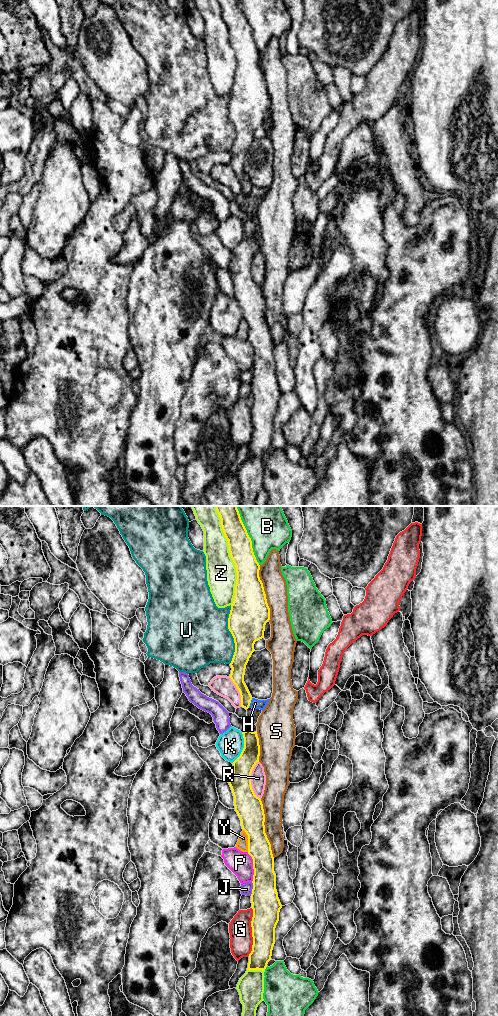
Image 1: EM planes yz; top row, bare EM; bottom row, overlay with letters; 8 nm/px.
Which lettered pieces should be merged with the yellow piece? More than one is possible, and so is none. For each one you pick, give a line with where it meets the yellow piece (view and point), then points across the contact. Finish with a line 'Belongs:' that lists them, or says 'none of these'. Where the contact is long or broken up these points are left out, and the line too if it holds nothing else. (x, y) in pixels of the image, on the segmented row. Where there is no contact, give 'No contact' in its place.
Belongs: none of these

